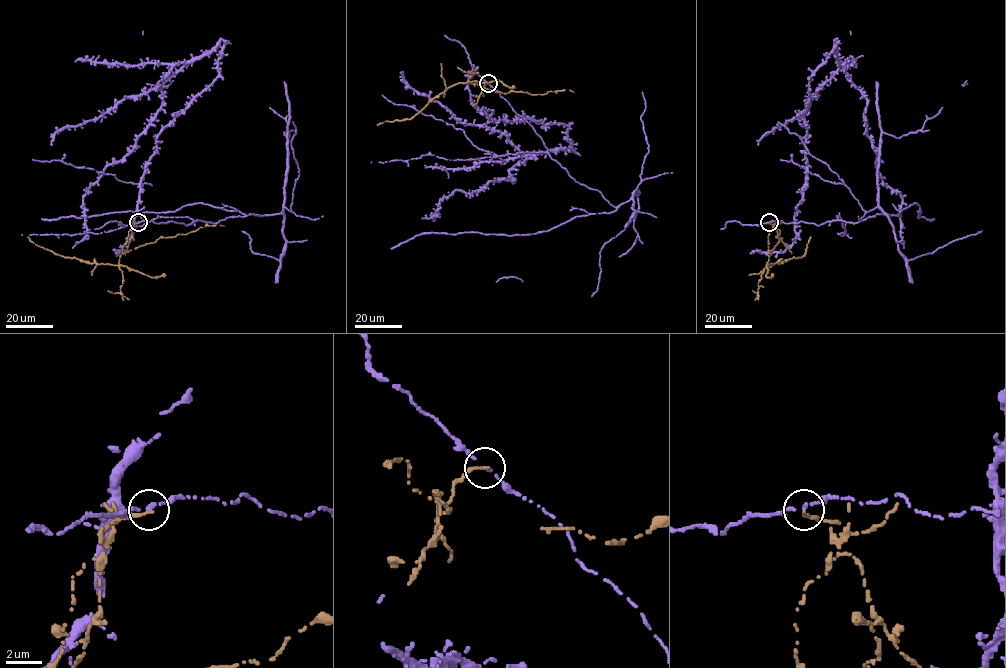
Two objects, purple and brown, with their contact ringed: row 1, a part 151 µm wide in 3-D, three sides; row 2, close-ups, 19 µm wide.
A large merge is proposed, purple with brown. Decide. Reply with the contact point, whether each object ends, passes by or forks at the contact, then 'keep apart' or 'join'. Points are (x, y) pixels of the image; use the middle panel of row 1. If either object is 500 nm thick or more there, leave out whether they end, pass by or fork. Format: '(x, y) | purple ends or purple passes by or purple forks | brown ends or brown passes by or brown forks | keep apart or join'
(488, 83) | purple passes by | brown ends | keep apart

